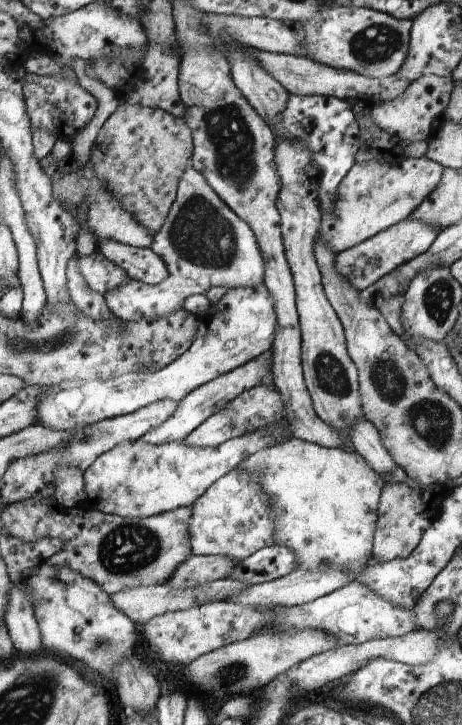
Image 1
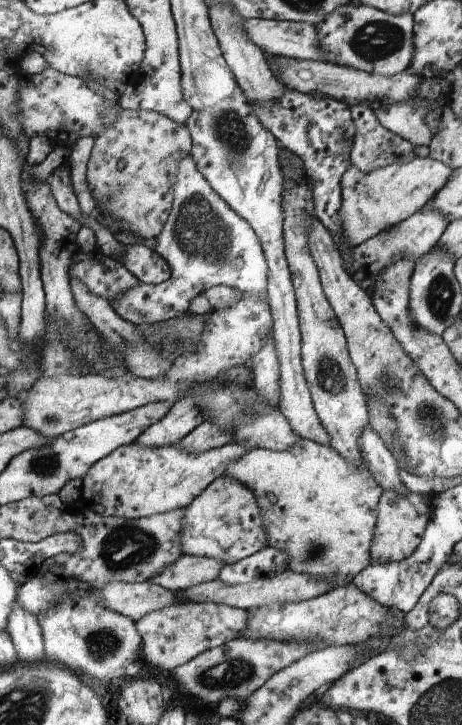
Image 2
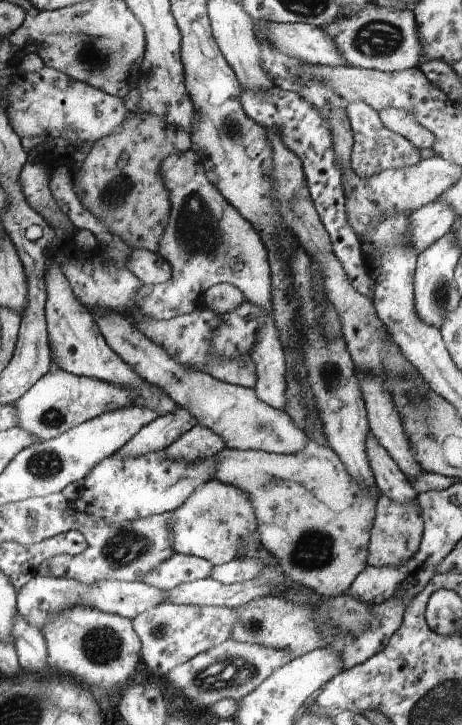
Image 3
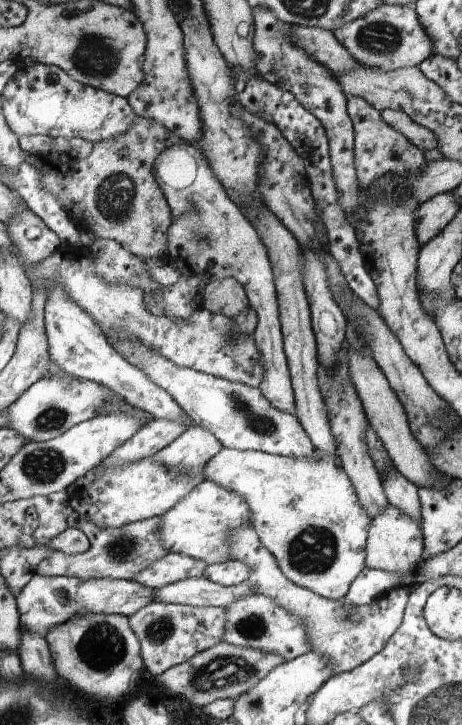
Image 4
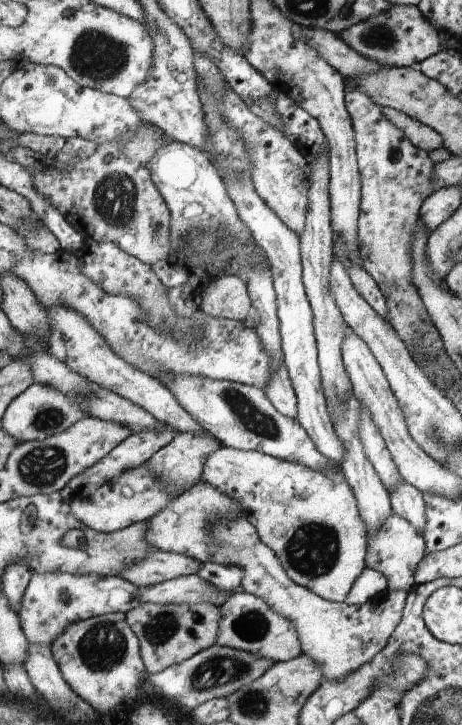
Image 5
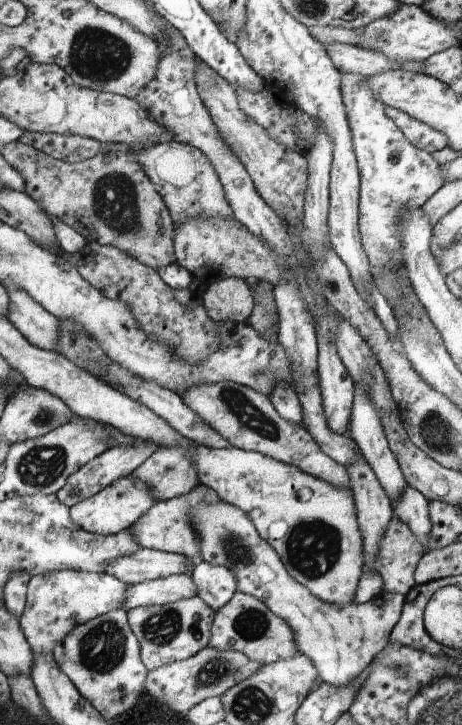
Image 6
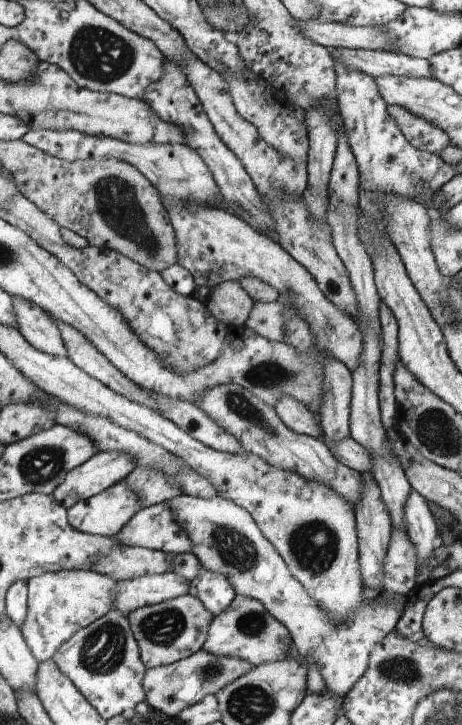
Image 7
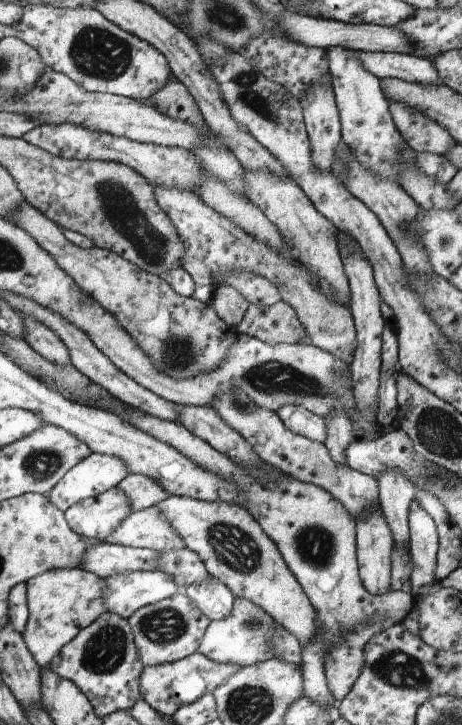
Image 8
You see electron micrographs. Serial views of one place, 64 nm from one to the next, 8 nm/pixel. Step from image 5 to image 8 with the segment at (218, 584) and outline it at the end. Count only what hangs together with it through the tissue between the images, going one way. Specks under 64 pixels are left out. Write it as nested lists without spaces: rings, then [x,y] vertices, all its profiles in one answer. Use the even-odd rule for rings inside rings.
[[[216,577],[202,584],[187,586],[184,592],[198,604],[202,614],[206,614],[211,622],[230,616],[236,598],[230,588]]]

